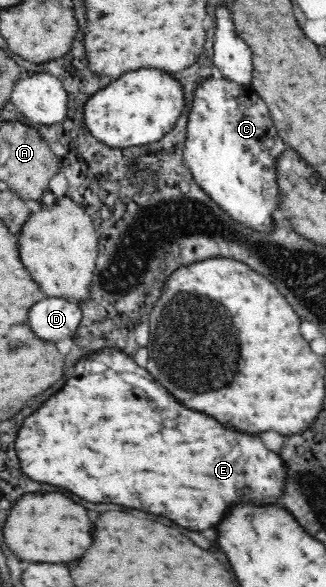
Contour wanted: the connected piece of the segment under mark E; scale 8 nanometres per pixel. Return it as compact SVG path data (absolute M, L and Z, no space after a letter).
M108 352L92 355L88 357L88 360L84 360L76 366L76 372L78 372L80 380L70 378L66 382L66 386L58 394L54 394L48 402L44 402L44 406L38 408L38 412L34 416L30 416L30 420L26 420L20 428L16 450L18 450L18 458L22 460L22 470L32 480L66 488L90 504L118 504L118 506L126 506L126 508L144 510L144 512L150 512L156 516L164 516L192 532L202 532L208 528L216 530L218 524L222 522L222 516L226 516L226 512L236 504L270 506L270 504L276 504L278 498L284 494L286 480L288 480L288 468L278 454L268 450L262 444L262 440L256 436L244 436L240 432L228 430L210 416L180 406L180 403L145 368L140 367L130 356L126 356L126 353Z

